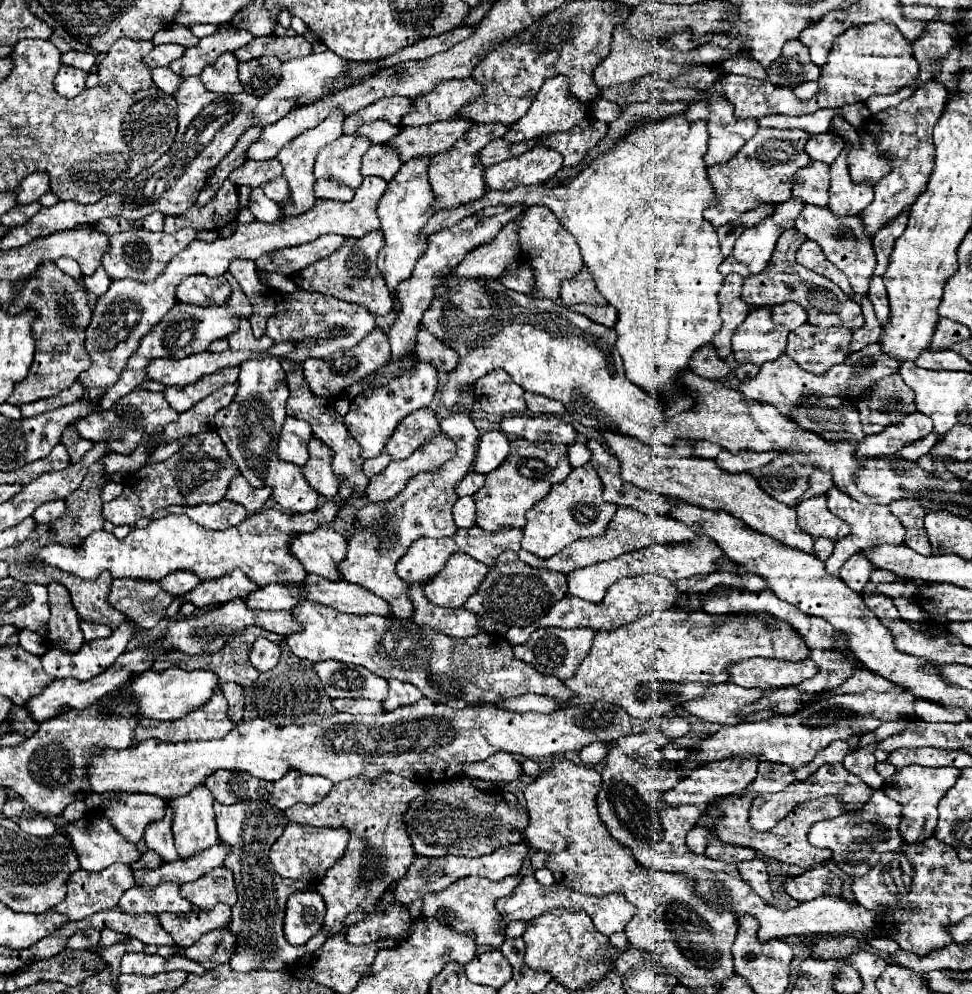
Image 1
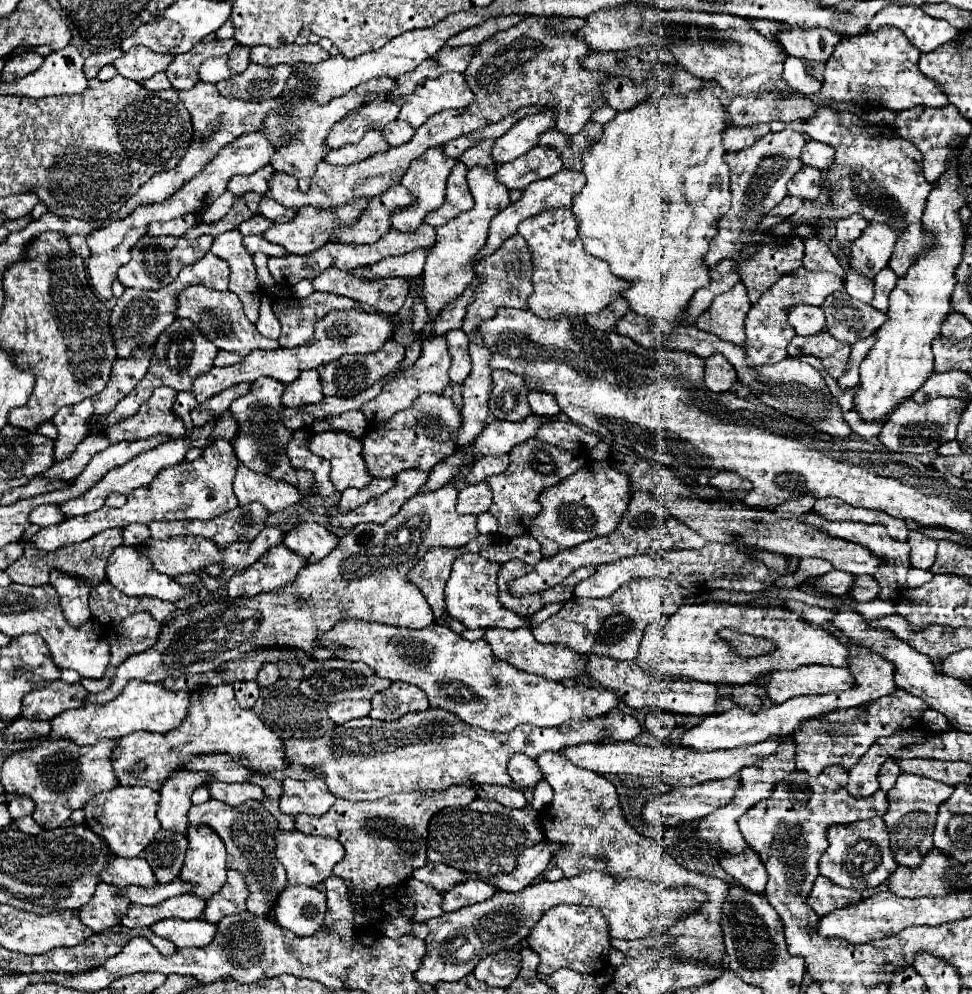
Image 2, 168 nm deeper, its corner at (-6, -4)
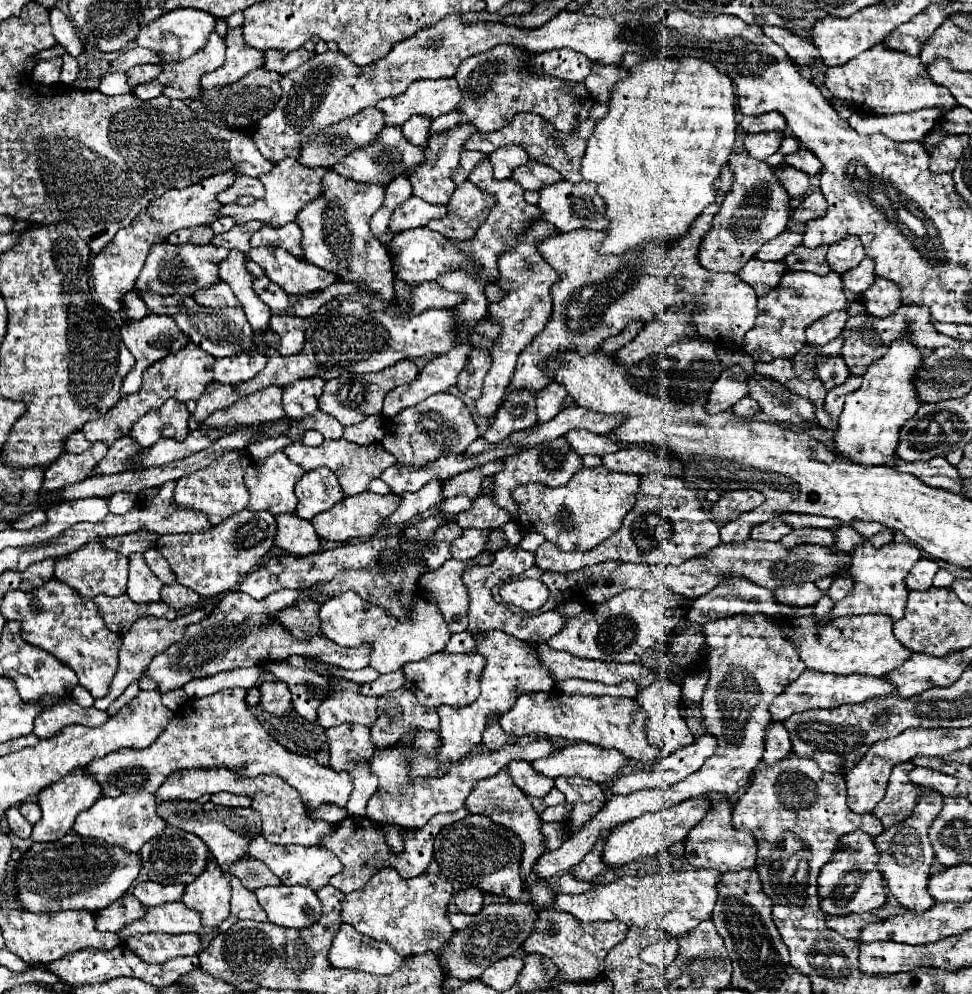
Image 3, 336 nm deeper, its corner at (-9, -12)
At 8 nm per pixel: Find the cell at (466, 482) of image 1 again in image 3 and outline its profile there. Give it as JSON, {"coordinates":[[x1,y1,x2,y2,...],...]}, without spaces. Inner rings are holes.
{"coordinates":[[478,496,470,510,456,516,456,522,460,528,478,528,478,530,494,530,502,528,506,522,510,522,512,516,502,510,492,498]]}

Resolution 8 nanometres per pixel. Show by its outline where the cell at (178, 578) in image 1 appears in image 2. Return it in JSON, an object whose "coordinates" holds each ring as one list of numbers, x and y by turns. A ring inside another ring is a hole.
{"coordinates":[[125,544,115,548,115,552,111,554,109,564,107,564,107,580,127,596,153,596,153,598,169,600,169,602,177,602,189,594,199,592,197,586,183,586,175,582,173,578,167,578,167,574,159,574,157,570,149,568,147,556,141,554,135,546,125,546]]}

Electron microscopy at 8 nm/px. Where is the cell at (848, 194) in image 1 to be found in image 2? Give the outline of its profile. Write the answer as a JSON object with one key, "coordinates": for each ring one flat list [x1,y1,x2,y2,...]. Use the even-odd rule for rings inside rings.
{"coordinates":[[851,214,851,218,841,218,839,222,835,222,835,238,839,244,845,244,845,242,853,242,855,238,861,236,861,232,865,230,869,222,865,218,859,218,859,214]]}

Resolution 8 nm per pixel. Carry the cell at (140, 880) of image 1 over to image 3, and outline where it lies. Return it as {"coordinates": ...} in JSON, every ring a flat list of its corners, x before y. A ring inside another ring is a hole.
{"coordinates":[[124,896,118,902,110,904,106,910,96,912,96,930,98,932,118,932,122,926,142,918,144,906,134,896]]}

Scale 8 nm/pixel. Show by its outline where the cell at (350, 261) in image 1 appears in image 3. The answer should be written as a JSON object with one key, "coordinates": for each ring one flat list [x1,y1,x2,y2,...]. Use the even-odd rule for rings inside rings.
{"coordinates":[[424,282,424,284,416,286,412,292,410,312,420,314,428,308,452,308,458,302,462,302,462,294,442,290,442,286,438,286,436,282]]}

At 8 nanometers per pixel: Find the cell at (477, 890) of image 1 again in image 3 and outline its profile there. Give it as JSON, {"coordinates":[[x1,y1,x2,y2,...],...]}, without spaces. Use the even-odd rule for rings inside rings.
{"coordinates":[[470,886,470,888,460,890,454,896,454,902,462,914,478,914,482,910,482,904,484,904,484,894,478,888]]}

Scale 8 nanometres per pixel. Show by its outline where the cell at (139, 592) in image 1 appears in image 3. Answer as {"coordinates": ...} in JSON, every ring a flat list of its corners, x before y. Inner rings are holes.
{"coordinates":[[128,594,122,596,98,596,94,598,100,608,100,616,108,630,128,630,132,626,132,600]]}

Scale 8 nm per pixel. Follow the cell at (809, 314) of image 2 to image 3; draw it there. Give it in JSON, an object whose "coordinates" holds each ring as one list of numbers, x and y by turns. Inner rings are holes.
{"coordinates":[[840,310,840,312,834,312,834,314,822,316,810,328,806,328,808,344,820,344,822,346,822,344,830,342,832,338,836,338,844,330,846,320,848,320,846,310]]}

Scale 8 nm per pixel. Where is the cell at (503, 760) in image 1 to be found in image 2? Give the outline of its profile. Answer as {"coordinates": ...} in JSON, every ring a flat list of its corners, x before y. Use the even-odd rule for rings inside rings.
{"coordinates":[[515,754,509,760,509,776,521,788,533,788,543,778,537,762,523,754]]}

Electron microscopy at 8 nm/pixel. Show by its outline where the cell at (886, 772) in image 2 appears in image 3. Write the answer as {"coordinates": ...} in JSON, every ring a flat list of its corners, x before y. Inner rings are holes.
{"coordinates":[[900,764,892,770,884,800,872,810,872,814,882,822,884,830,906,820,914,812,914,802,918,802,918,794,922,790,920,786,914,786,908,778,908,772,912,768,914,766,910,764]]}

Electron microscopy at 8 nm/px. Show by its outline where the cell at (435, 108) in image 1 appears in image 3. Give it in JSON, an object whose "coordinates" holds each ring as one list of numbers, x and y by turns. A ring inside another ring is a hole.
{"coordinates":[[454,78,418,80,400,96,378,102,376,108,382,110,386,126,402,126,414,114,426,114,430,118,448,114,458,106,460,98,462,94]]}

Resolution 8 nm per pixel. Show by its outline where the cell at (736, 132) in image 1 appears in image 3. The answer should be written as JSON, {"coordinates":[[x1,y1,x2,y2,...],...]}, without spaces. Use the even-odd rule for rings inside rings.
{"coordinates":[[758,132,758,134,746,134,744,138,744,148,748,150,748,154,752,154,752,158,756,160,766,160,768,156,772,156,774,152,778,152,782,140,784,140,784,132]]}

